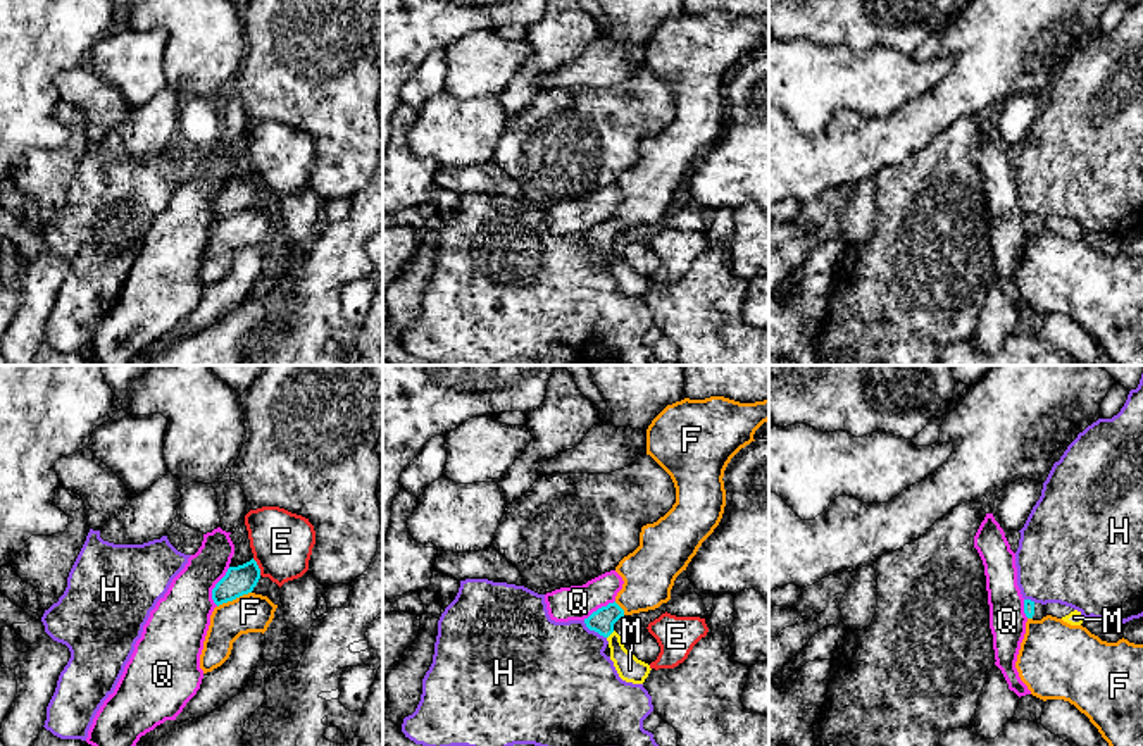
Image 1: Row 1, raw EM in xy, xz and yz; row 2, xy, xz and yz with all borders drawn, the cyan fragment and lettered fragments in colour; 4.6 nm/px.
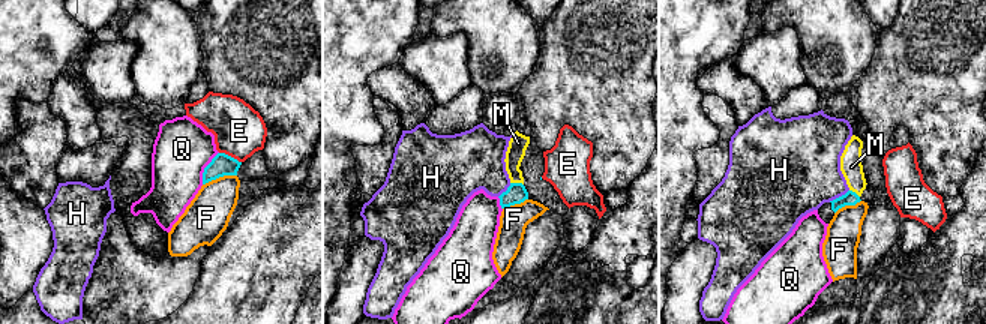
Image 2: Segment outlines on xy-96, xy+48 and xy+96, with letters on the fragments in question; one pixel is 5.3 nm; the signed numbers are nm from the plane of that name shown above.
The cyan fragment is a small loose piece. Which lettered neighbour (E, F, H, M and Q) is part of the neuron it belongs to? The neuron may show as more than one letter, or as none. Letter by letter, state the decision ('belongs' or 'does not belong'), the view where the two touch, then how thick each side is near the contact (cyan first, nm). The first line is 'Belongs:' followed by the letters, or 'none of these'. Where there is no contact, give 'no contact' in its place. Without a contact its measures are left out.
Belongs: H
E: does not belong | xy | 140/280 nm
F: does not belong | xy | 140/180 nm
H: belongs | xz | 120/460 nm
M: does not belong | xz | 120/120 nm
Q: does not belong | xy | 140/280 nm

